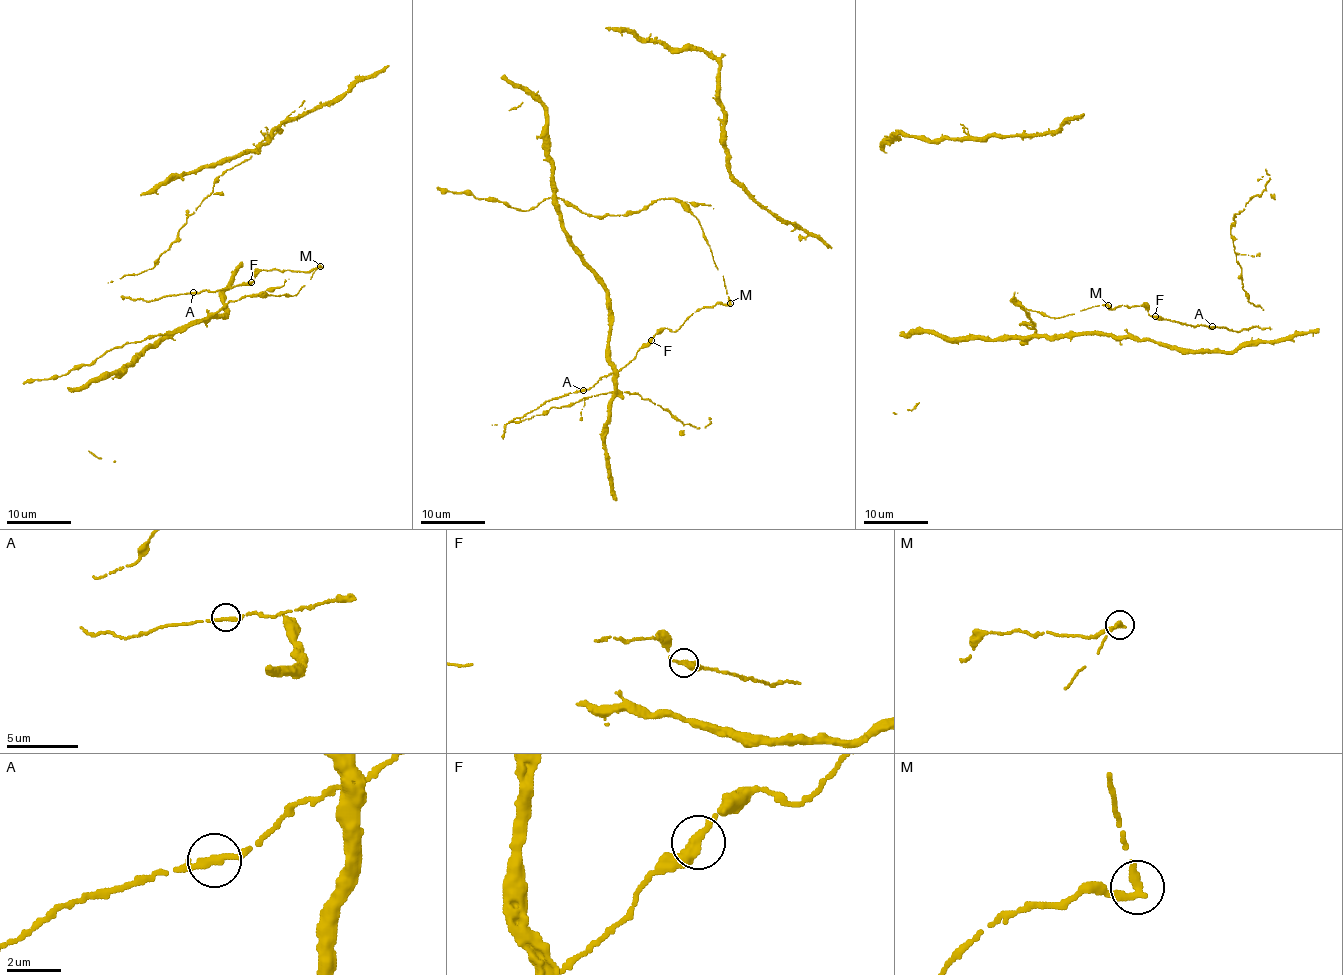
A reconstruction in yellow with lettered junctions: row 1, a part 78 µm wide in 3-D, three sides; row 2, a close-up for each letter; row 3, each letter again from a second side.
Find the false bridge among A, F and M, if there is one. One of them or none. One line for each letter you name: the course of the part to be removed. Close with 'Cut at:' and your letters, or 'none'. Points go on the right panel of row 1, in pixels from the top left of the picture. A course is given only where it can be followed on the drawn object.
Cut at: M

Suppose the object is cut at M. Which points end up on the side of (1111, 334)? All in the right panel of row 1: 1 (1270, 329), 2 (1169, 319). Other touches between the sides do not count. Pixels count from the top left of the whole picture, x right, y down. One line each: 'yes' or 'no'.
1: no
2: no

